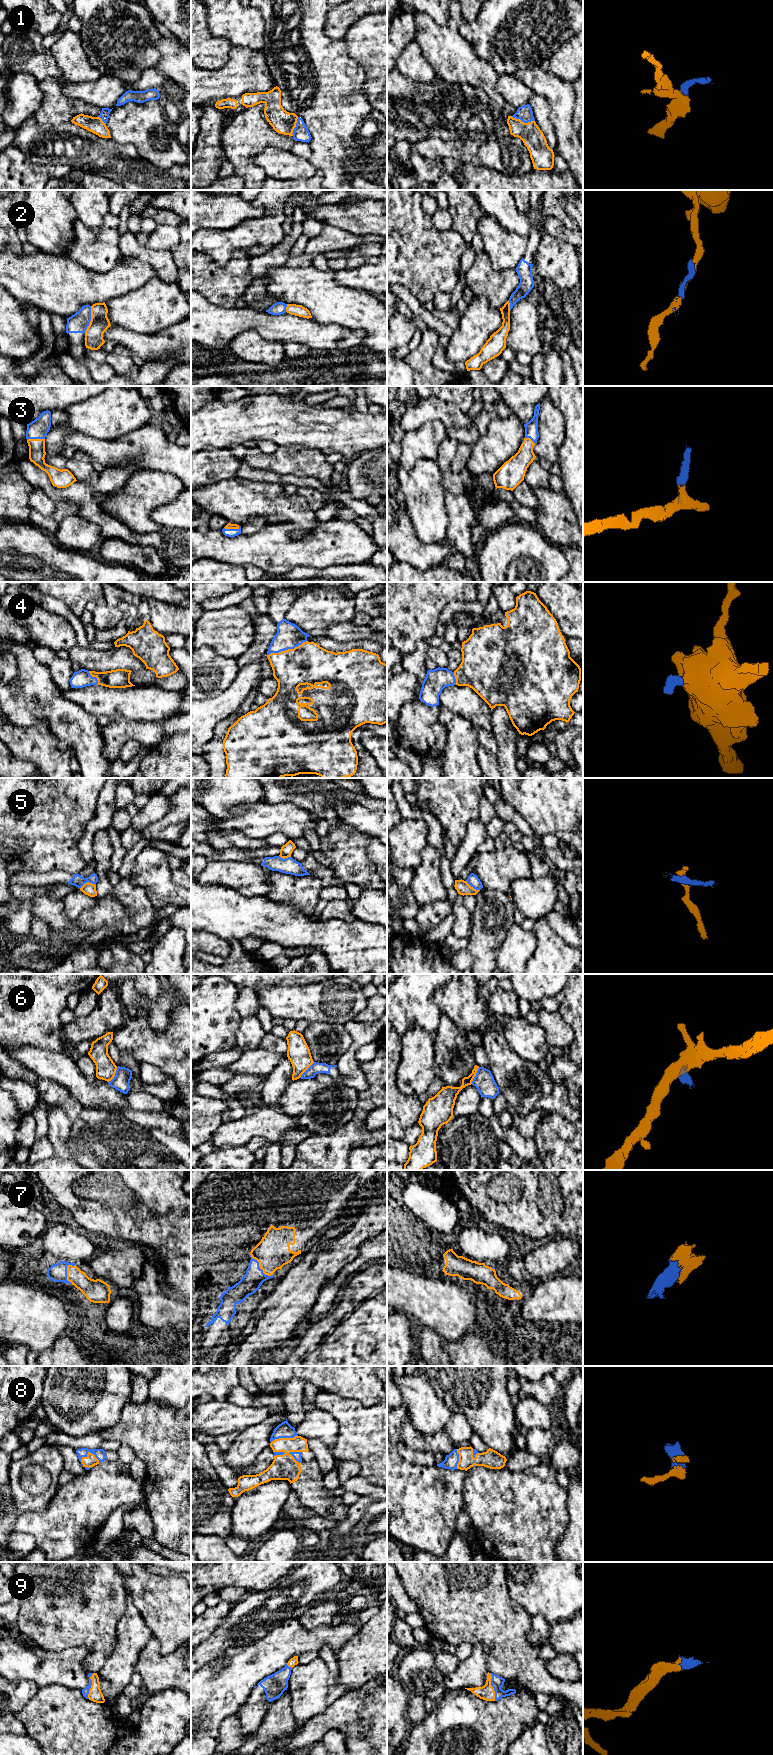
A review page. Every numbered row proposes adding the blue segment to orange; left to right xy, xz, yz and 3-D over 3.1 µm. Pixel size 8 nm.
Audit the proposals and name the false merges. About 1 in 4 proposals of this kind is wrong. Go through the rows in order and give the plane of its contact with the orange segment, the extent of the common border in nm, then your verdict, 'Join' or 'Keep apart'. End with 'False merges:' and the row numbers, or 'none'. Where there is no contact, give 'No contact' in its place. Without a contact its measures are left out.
1: Touches orange in yz. Shared border 200 nm. Join
2: Touches orange in xy. Shared border 220 nm. Keep apart
3: Touches orange in xy. Shared border 140 nm. Join
4: Touches orange in xz. Shared border 340 nm. Join
5: Touches orange in xy. Shared border 140 nm. Keep apart
6: Touches orange in yz. Shared border 150 nm. Keep apart
7: Touches orange in xz. Shared border 260 nm. Join
8: Touches orange in xy. Shared border 160 nm. Join
9: Touches orange in yz. Shared border 220 nm. Join
False merges: 2, 5, 6

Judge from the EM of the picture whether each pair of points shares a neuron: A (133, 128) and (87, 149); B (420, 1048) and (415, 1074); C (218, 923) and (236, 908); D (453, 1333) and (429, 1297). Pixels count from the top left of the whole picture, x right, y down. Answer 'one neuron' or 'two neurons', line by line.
A: two neurons
B: one neuron
C: one neuron
D: one neuron

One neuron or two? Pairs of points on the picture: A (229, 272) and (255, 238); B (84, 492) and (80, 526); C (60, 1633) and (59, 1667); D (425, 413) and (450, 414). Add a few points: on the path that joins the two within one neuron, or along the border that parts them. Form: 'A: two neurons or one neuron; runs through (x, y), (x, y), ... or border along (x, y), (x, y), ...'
A: two neurons; border along (249, 257), (244, 251), (235, 251), (224, 264)
B: two neurons; border along (77, 514), (95, 524), (100, 531)
C: two neurons; border along (37, 1644), (55, 1651), (82, 1647)
D: one neuron; runs through (431, 413), (444, 413)

